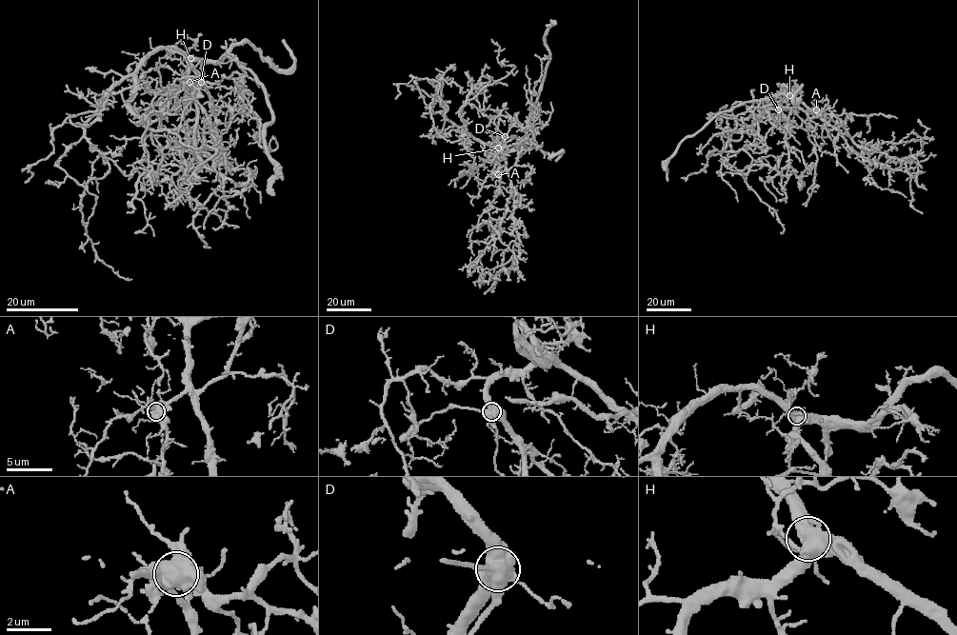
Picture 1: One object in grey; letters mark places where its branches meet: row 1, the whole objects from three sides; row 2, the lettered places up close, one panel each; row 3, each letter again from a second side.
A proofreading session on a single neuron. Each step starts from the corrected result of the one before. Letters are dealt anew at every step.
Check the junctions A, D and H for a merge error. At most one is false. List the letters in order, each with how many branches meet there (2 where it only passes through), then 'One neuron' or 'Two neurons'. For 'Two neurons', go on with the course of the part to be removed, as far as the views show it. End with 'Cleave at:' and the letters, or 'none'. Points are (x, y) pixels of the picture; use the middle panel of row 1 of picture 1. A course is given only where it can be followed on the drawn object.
A: Branches: 5. One neuron
D: Branches: 5. Two neurons. Course of the part to remove: (505, 137), (480, 111), (477, 98), (468, 89)
H: Branches: 5. One neuron
Cleave at: D

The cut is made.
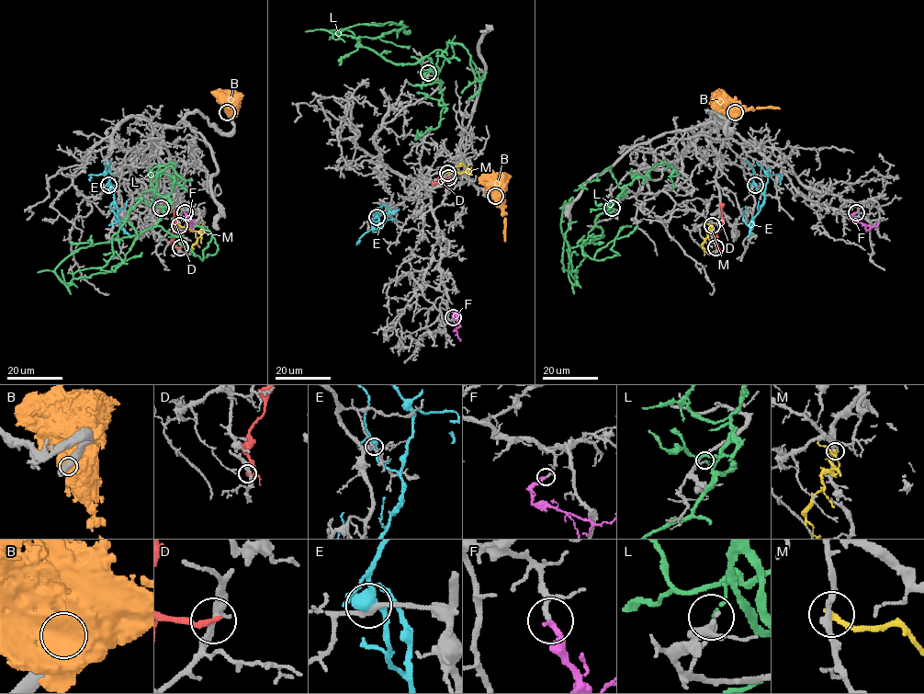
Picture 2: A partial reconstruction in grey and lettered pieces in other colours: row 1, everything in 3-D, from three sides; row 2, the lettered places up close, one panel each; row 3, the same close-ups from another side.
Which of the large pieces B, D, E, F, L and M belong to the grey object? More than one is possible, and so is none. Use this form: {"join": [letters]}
{"join": ["F"]}

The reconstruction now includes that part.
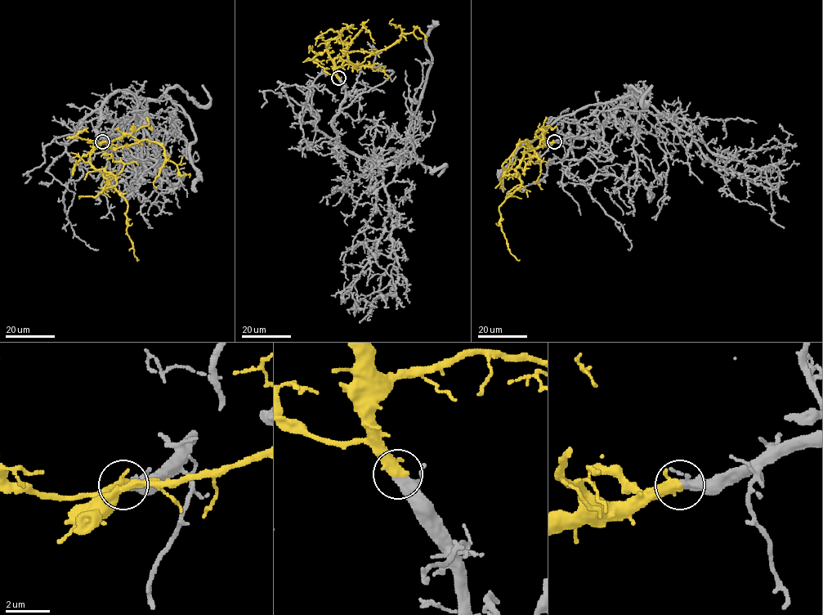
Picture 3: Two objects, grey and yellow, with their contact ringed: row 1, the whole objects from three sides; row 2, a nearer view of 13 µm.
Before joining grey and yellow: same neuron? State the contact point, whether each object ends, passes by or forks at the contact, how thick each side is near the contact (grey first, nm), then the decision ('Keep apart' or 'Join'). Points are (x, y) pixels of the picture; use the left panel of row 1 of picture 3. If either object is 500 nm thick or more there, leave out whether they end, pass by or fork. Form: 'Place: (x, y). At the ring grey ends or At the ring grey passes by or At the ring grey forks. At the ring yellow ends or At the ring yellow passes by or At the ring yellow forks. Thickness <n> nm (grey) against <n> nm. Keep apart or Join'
Place: (102, 141). Thickness 320 nm (grey) against 550 nm. Join

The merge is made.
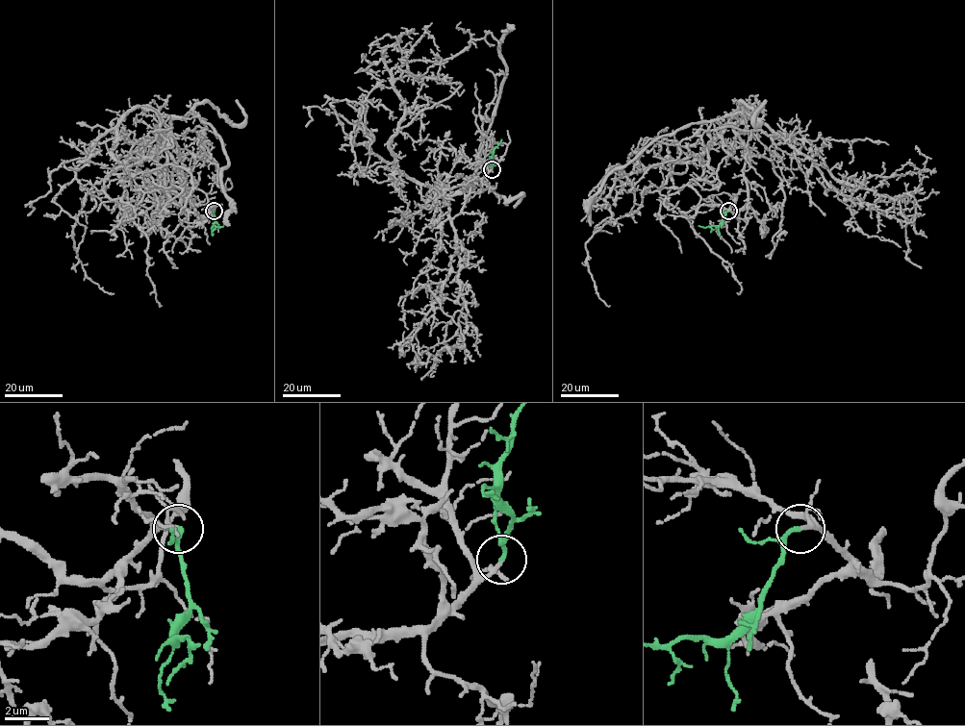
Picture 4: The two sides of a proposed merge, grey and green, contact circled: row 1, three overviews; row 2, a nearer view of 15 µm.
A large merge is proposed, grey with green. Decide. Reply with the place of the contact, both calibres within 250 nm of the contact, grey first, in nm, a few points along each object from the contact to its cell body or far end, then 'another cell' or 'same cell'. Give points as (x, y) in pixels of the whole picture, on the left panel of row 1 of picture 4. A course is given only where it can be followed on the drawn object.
(214, 211) | 160/180 nm | grey via (214, 211), (172, 201), (167, 127), (131, 110), (104, 192), (145, 234), (161, 305) | green via (214, 211), (214, 225), (223, 225) | same cell

